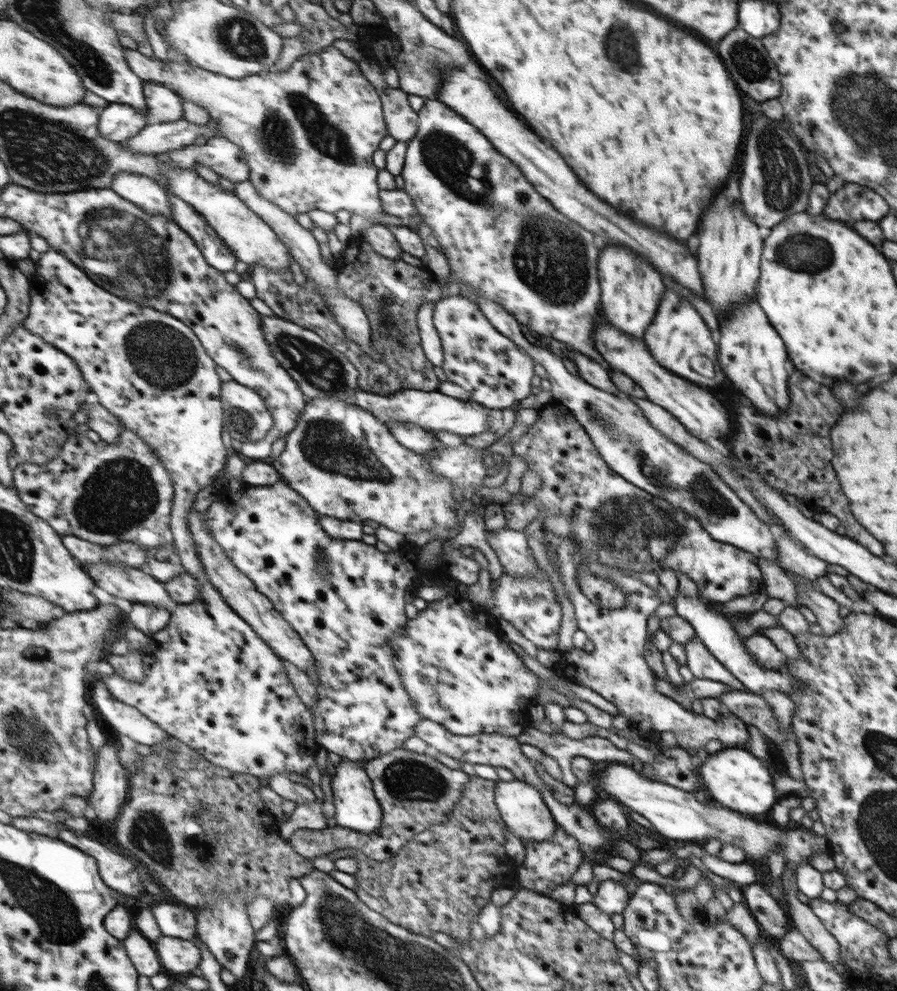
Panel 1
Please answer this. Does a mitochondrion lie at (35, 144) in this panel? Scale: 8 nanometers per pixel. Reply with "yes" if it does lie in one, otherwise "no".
yes

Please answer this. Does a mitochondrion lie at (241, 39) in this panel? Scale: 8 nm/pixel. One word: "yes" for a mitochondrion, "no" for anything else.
yes

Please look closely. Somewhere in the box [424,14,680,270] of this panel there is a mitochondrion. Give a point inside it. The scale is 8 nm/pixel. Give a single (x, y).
(620, 45)

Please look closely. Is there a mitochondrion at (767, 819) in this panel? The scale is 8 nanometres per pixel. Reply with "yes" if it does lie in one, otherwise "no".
no

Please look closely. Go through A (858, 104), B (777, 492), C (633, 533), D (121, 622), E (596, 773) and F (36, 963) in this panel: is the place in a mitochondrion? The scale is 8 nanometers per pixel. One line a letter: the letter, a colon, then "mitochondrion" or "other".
A: mitochondrion
B: other
C: mitochondrion
D: other
E: other
F: other

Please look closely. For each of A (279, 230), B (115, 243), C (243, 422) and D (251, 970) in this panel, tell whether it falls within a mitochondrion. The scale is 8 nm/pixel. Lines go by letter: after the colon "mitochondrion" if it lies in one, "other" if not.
A: other
B: mitochondrion
C: mitochondrion
D: other

